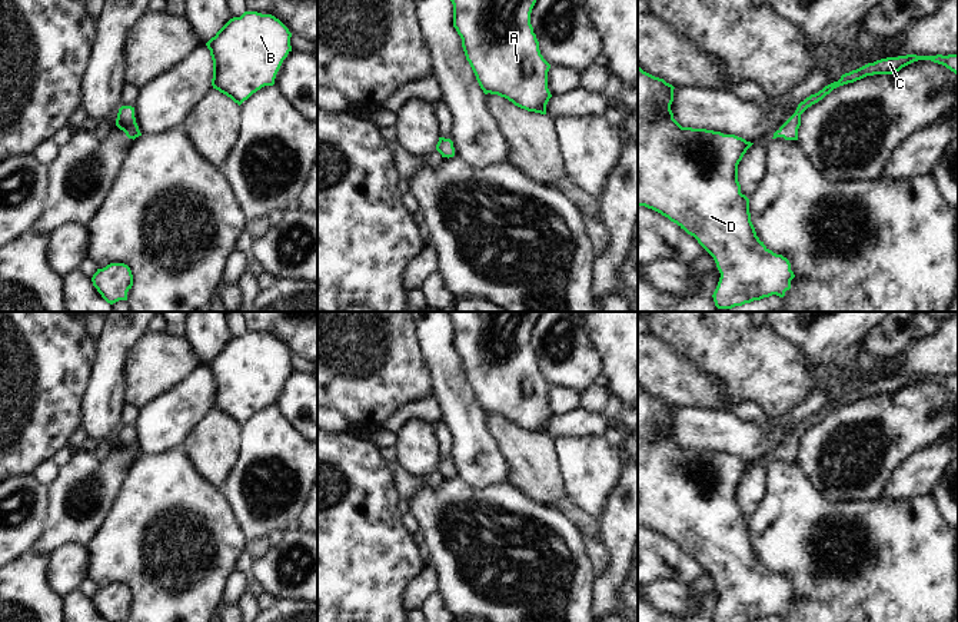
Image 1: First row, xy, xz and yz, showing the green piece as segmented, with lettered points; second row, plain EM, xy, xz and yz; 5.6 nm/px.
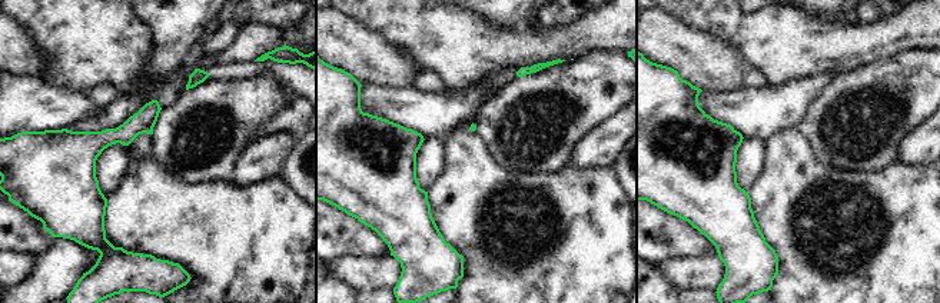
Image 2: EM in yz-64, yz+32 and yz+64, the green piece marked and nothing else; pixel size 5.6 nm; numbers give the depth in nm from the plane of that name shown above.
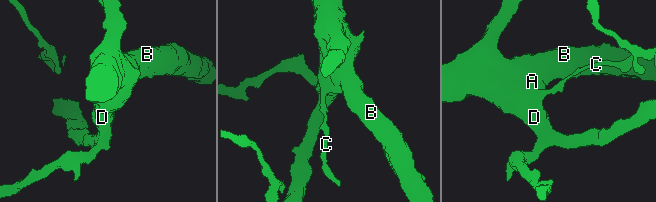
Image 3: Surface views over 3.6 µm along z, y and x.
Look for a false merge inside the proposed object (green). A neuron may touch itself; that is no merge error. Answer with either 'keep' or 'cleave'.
keep

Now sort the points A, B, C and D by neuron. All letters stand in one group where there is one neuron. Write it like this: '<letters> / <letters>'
A B C D

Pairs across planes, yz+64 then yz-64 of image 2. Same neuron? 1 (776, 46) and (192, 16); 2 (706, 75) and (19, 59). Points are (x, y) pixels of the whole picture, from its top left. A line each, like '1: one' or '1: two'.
1: two
2: one

